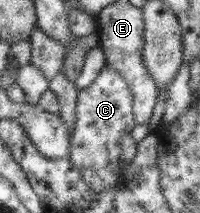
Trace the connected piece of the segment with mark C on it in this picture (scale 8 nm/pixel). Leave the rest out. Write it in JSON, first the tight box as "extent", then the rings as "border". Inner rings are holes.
{"extent":[69,67,138,196],"border":[[[104,67],[91,86],[78,91],[75,115],[69,159],[80,169],[83,181],[90,185],[92,193],[95,193],[96,196],[100,191],[105,191],[117,183],[117,179],[123,173],[123,168],[127,167],[137,154],[138,143],[133,140],[131,135],[136,127],[135,118],[133,118],[133,94],[118,71]]]}

